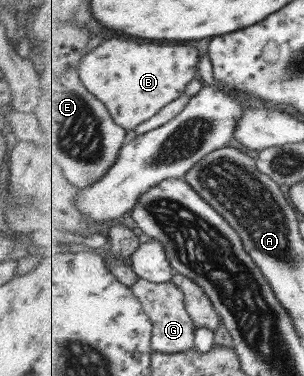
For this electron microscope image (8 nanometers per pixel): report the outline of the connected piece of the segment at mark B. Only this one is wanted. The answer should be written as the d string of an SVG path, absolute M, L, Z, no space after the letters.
M117 36L87 53L78 71L89 92L108 106L116 122L135 132L140 124L155 117L170 102L185 94L187 85L198 74L200 57L195 46Z

